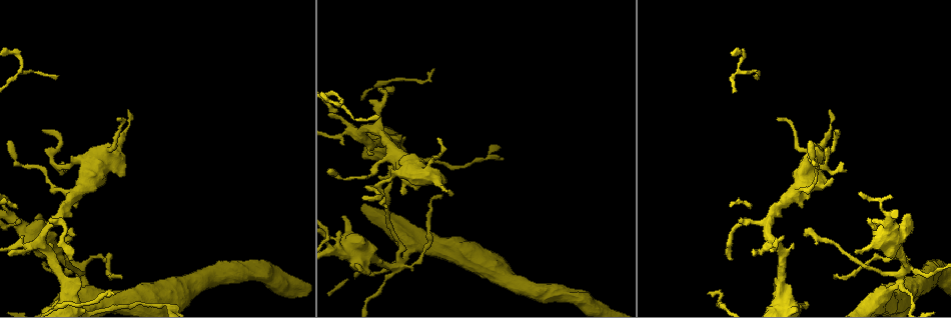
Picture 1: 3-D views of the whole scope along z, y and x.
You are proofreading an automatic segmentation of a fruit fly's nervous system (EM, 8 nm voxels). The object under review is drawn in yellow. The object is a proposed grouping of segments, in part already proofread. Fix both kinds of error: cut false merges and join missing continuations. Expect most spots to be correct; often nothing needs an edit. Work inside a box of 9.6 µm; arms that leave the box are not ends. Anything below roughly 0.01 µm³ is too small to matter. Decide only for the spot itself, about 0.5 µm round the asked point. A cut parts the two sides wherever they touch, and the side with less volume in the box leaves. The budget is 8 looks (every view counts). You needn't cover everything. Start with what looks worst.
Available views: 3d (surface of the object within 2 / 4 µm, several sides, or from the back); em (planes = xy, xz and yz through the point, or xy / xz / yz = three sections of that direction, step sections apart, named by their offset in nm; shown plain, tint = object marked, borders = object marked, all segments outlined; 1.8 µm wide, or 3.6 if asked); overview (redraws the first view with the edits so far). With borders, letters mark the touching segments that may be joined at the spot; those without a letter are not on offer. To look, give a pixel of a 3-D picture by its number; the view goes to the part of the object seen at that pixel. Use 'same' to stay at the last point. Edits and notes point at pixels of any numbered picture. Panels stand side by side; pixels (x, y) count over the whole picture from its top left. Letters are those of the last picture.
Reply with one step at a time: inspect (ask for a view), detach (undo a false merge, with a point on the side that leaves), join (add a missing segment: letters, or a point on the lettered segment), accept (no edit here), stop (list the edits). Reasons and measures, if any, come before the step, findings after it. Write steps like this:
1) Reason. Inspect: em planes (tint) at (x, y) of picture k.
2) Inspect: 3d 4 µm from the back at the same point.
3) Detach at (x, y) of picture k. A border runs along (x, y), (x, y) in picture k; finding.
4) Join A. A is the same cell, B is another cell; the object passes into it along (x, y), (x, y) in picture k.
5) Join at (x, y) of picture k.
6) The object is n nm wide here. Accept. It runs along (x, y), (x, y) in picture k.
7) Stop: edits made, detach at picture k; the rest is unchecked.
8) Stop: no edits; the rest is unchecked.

Tapers out. Inspect: em 3.6 µm planes (borders) at (432, 70) of picture 1.

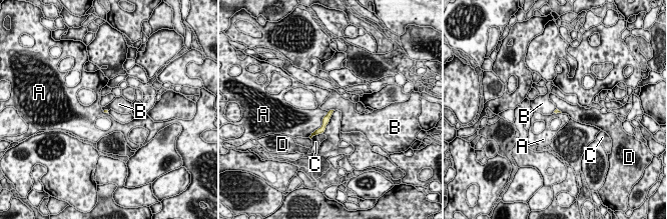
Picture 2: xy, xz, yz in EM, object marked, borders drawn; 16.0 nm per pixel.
Accept. A, B, C and D are other cells; it runs along (330, 112), (323, 126), (313, 133) in picture 2; none of them fits.

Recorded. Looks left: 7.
Free end. Inspect: em xy step 8 (tint) at (404, 193) of picture 1.

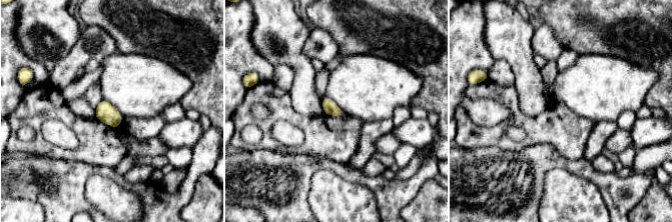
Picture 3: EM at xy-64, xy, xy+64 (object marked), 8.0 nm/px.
Inspect: em planes (borders) at the same point.

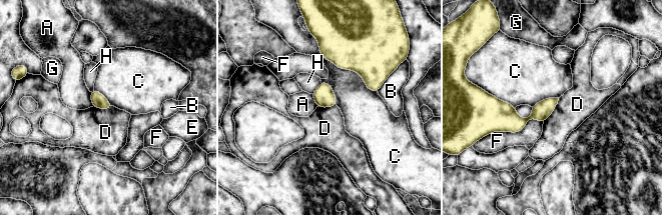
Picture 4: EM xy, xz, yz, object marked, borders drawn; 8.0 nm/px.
Accept. A, B, C, D, E, F, G and H are other cells; a border runs along (559, 98), (556, 108), (543, 122) in picture 4; none of them fits.

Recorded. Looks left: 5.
An open end. Inspect: em 3.6 µm xy step 8 (borders) at (392, 91) of picture 1.

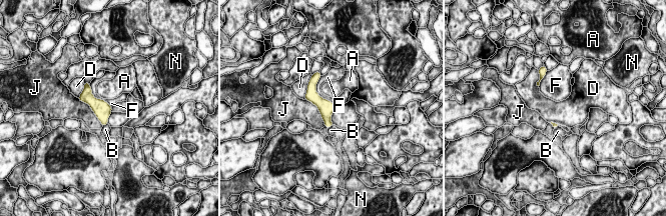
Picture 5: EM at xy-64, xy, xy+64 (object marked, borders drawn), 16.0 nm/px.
The object is 240 nm wide here. Accept. A, B, D, F, J and N are other cells; a border runs along (335, 104), (330, 117), (332, 124) in picture 5; none of them fits.

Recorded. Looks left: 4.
Abrupt turn. Inspect: 3d 2 µm at (902, 275) of picture 1.

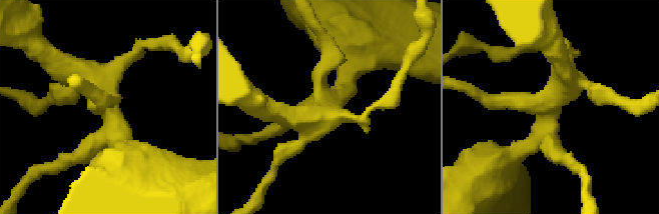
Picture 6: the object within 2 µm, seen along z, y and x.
Inspect: em 3.6 µm planes (tint) at (550, 108) of picture 6.

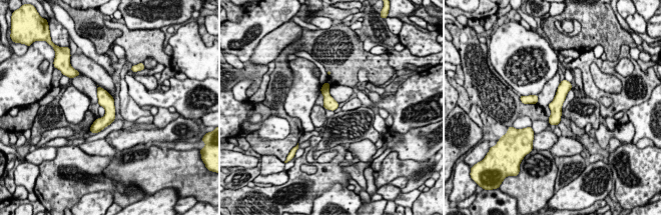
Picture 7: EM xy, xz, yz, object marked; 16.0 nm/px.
Inspect: em 3.6 µm planes (borders) at the same point.

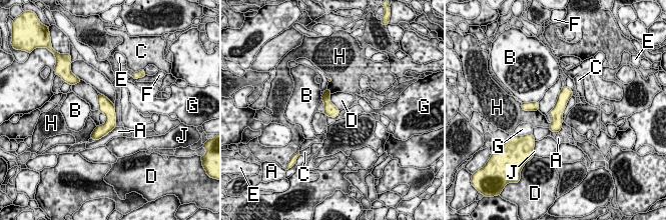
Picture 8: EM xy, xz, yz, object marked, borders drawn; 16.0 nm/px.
The object is 200 nm wide here. Accept. A, B, C, D, E, F, G, H and J are other cells; it runs along (566, 89), (553, 129) in picture 8; continuous, no second cell.

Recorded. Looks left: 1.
Stop: no edits; the rest is unchecked.

